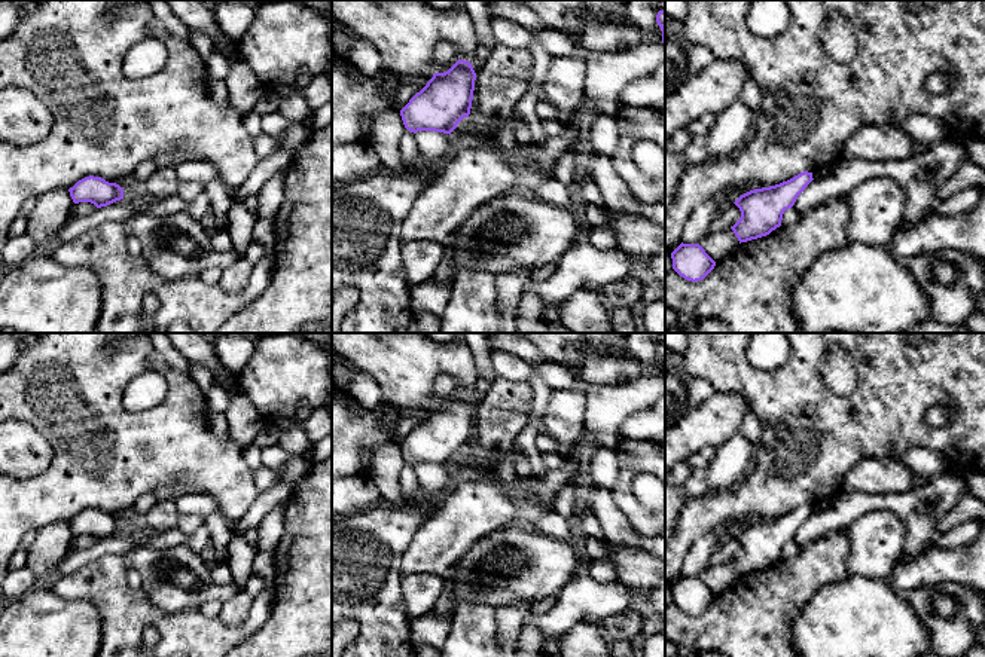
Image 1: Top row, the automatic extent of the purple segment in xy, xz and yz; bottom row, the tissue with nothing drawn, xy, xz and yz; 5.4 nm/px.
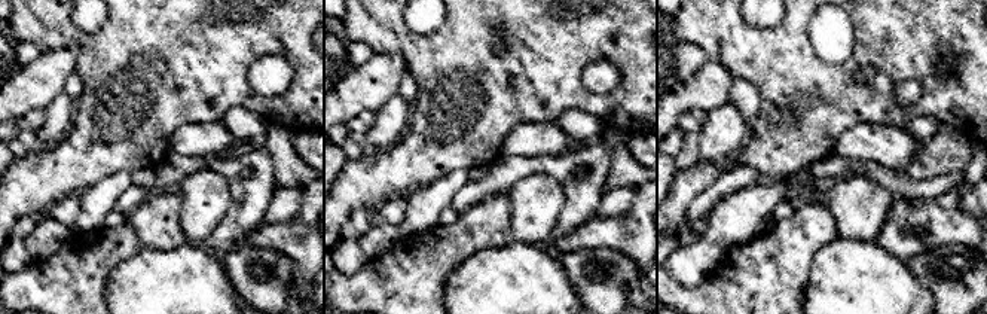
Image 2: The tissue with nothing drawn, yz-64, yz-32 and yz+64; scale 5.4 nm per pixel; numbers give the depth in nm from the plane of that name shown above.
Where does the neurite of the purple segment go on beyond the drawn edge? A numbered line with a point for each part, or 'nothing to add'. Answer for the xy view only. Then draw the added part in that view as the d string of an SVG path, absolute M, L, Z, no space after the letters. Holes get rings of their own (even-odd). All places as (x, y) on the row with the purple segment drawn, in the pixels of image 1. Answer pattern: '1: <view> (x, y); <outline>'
nothing to add

